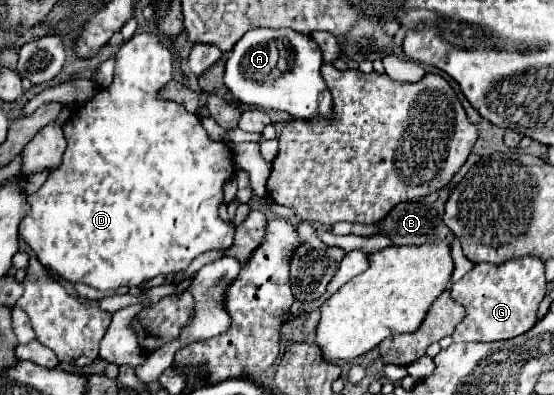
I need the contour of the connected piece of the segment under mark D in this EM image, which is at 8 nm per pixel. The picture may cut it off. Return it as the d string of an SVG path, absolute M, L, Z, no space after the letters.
M136 33L130 41L126 41L120 51L116 53L116 69L114 79L108 87L98 87L96 95L86 101L68 123L64 123L64 137L68 141L62 167L58 171L52 171L46 179L46 183L32 195L28 195L30 211L24 215L20 223L20 237L32 247L38 261L44 267L54 269L60 277L64 277L70 283L84 283L98 291L114 291L118 287L138 287L140 283L156 277L156 275L168 275L168 273L180 273L184 271L192 259L198 255L212 251L212 249L228 249L234 241L234 227L230 223L224 223L218 215L218 207L224 201L222 187L226 181L234 177L234 157L232 149L226 141L212 141L202 127L200 119L194 113L188 113L182 105L168 101L160 97L160 91L164 85L172 79L172 53L164 47L158 35L152 33Z

